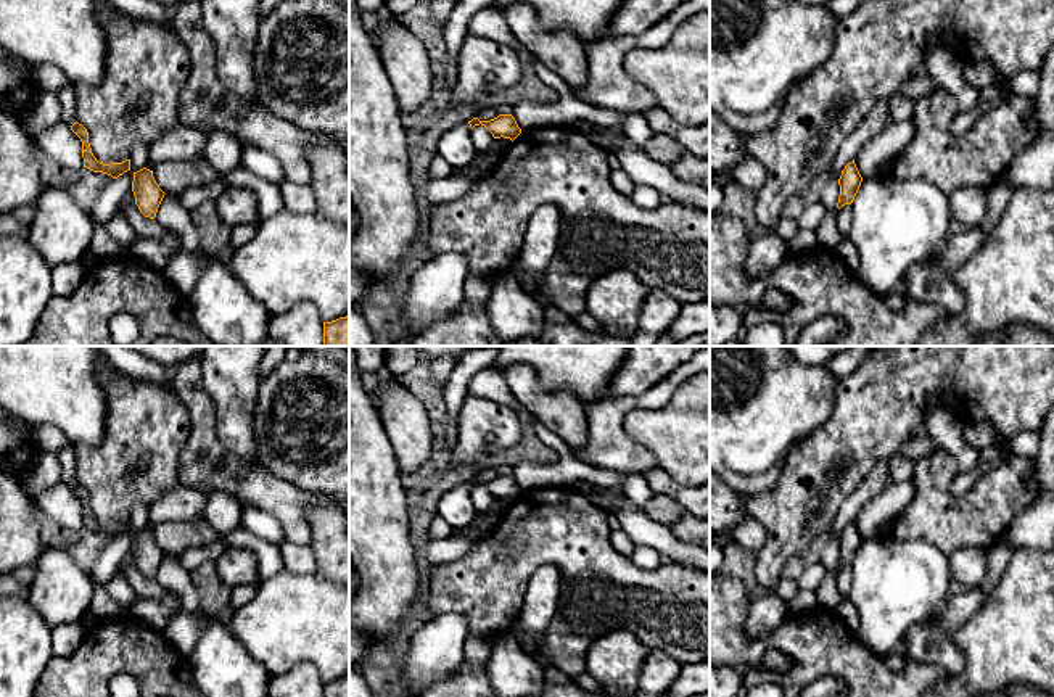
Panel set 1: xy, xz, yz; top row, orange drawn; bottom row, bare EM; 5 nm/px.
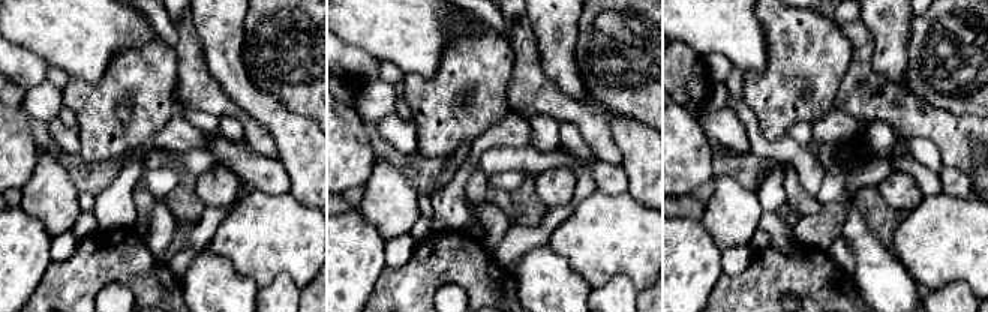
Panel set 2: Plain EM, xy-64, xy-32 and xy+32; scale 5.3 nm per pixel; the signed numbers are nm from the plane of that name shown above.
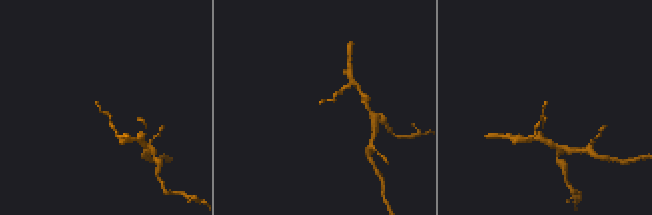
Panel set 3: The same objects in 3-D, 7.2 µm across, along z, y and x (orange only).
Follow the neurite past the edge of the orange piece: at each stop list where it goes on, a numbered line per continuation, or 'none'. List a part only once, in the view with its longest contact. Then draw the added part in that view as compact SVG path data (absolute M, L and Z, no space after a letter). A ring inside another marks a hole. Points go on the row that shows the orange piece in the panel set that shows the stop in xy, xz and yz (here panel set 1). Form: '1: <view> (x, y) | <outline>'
none

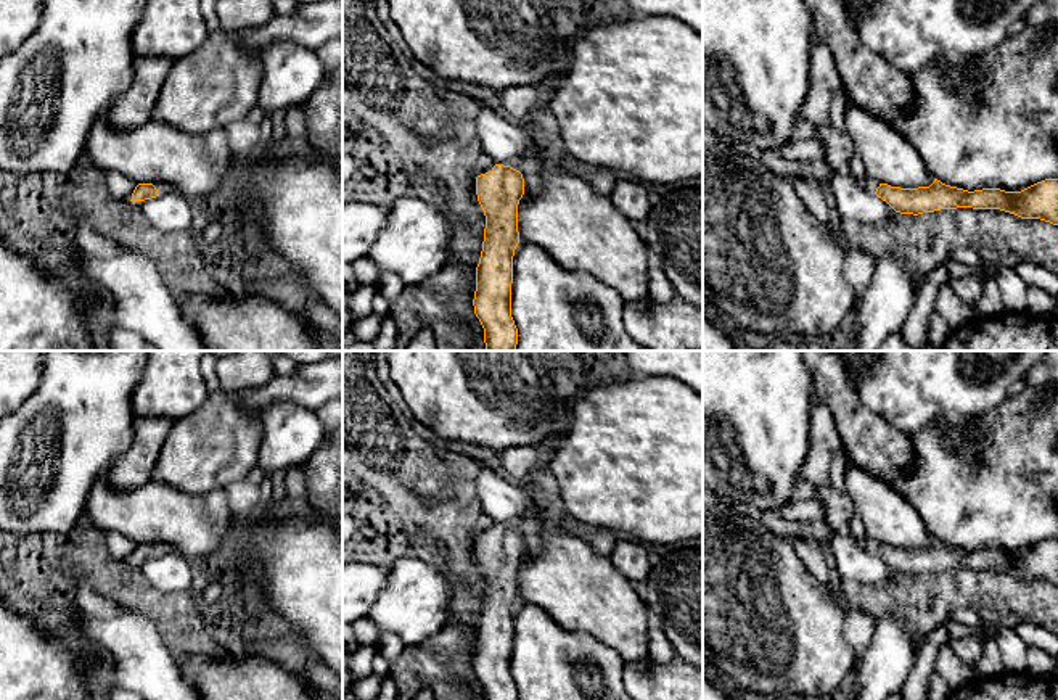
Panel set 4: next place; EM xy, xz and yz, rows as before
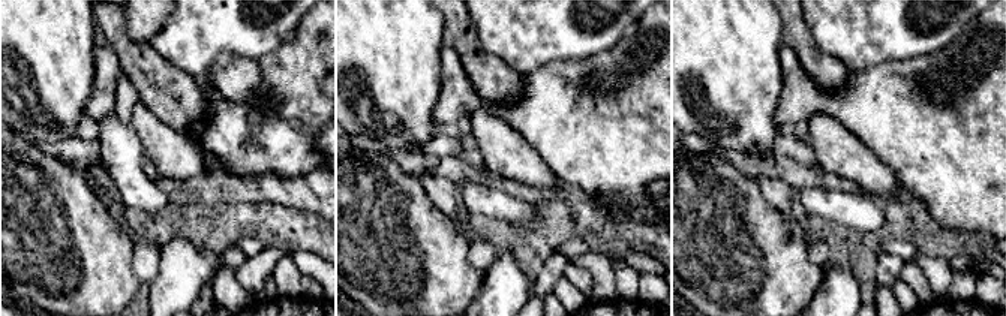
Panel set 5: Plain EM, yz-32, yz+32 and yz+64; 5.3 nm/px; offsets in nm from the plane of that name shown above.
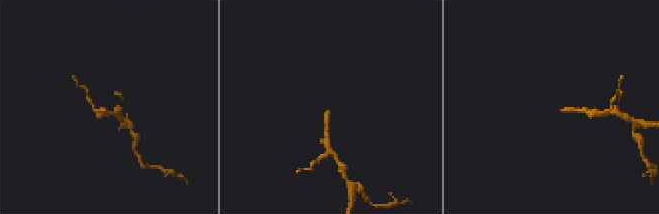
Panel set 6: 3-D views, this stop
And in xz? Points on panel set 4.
none

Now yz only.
1: yz (869, 184) | M865 177L865 179L855 179L857 185L865 188L867 191L873 193L876 191L876 188L880 187L880 182L871 179L871 177Z

